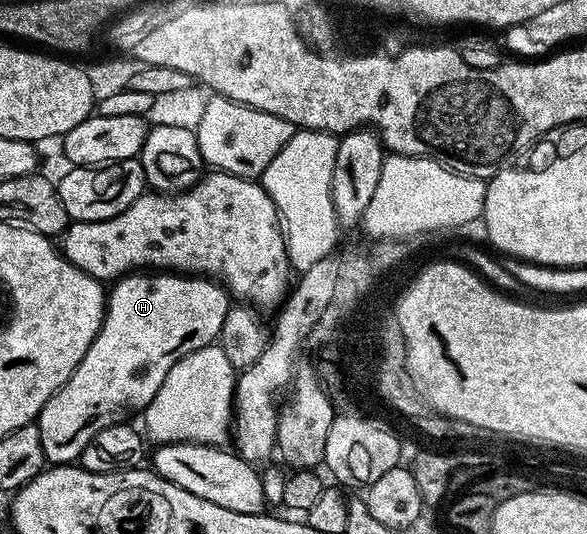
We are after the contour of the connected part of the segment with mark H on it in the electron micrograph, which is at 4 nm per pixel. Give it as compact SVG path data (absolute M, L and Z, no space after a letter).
M140 270L115 281L107 293L104 321L94 342L90 342L90 350L86 350L74 374L40 411L38 423L45 461L52 466L79 461L82 450L90 446L90 438L94 438L98 430L125 423L131 412L143 413L154 394L158 394L158 386L166 382L170 366L186 358L186 354L209 347L219 337L229 307L230 297L224 285L211 278L173 274L167 270L156 270L151 274Z

